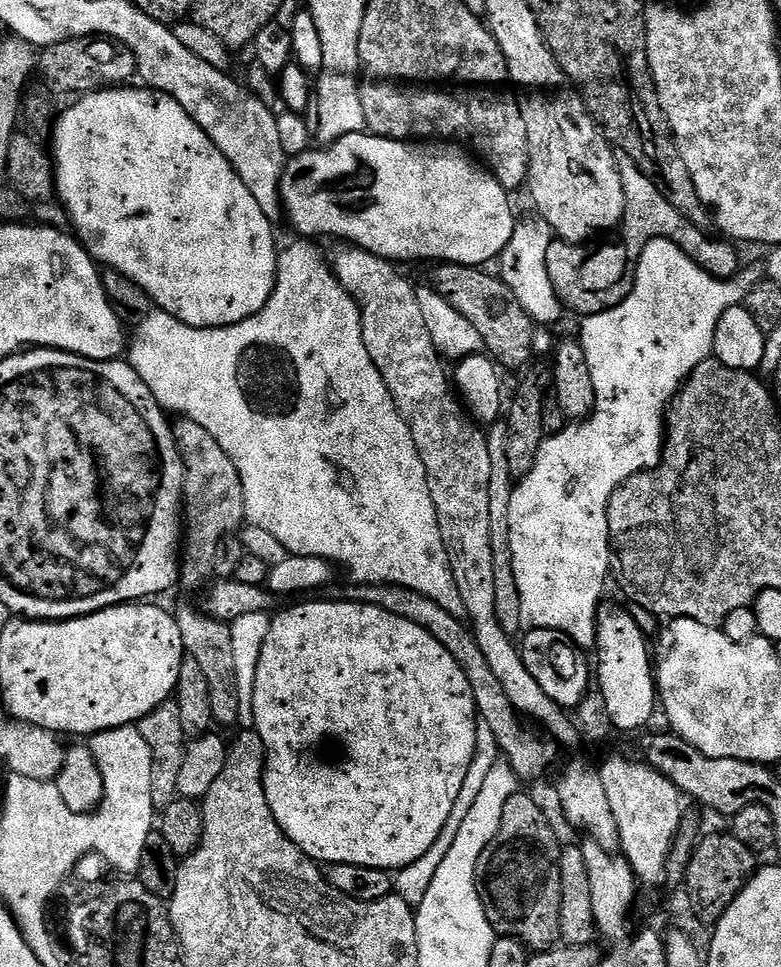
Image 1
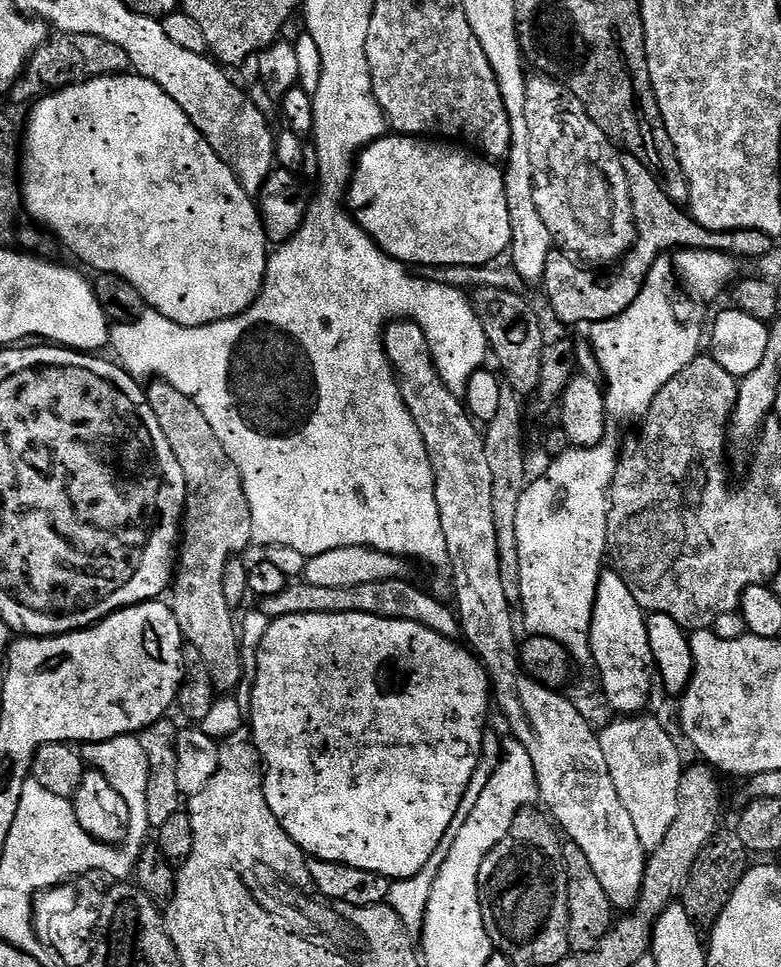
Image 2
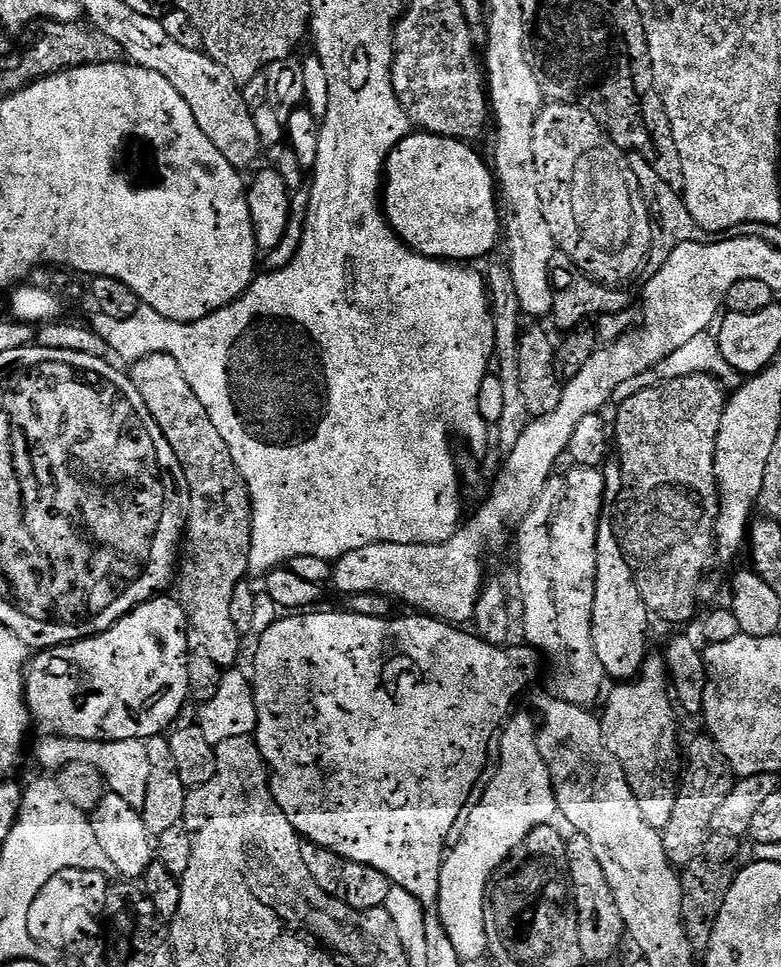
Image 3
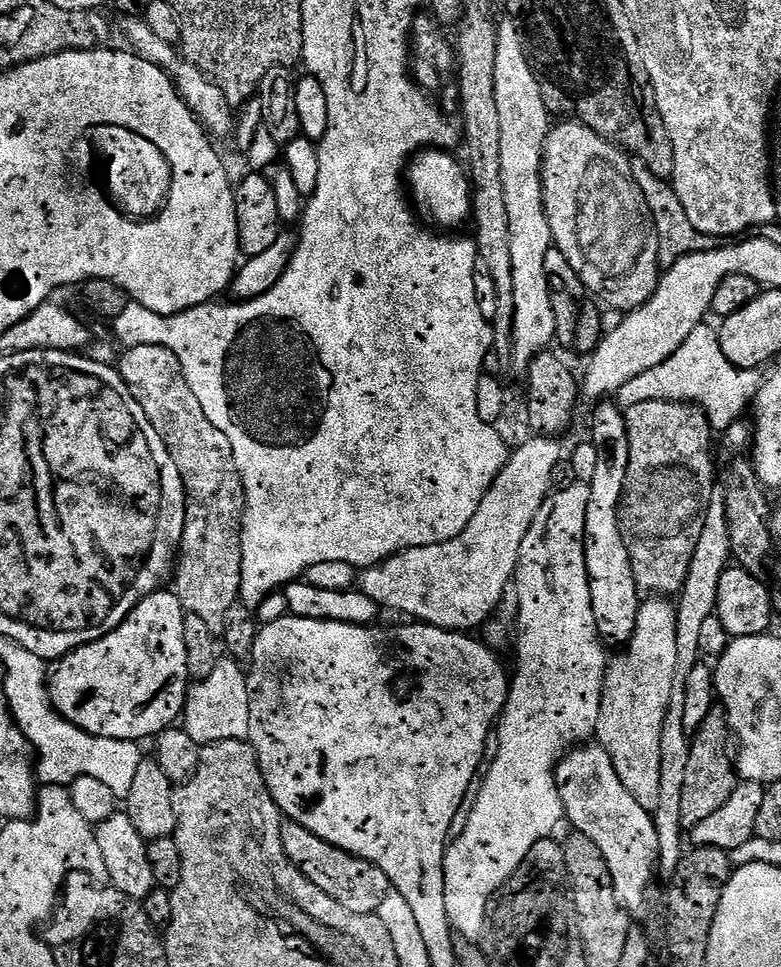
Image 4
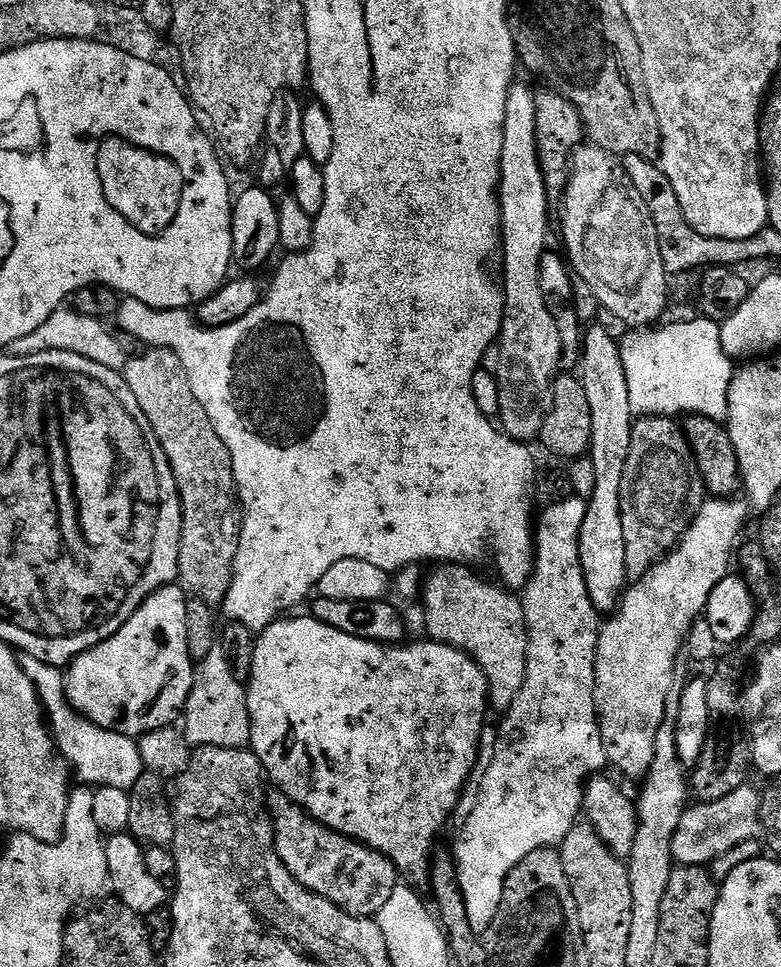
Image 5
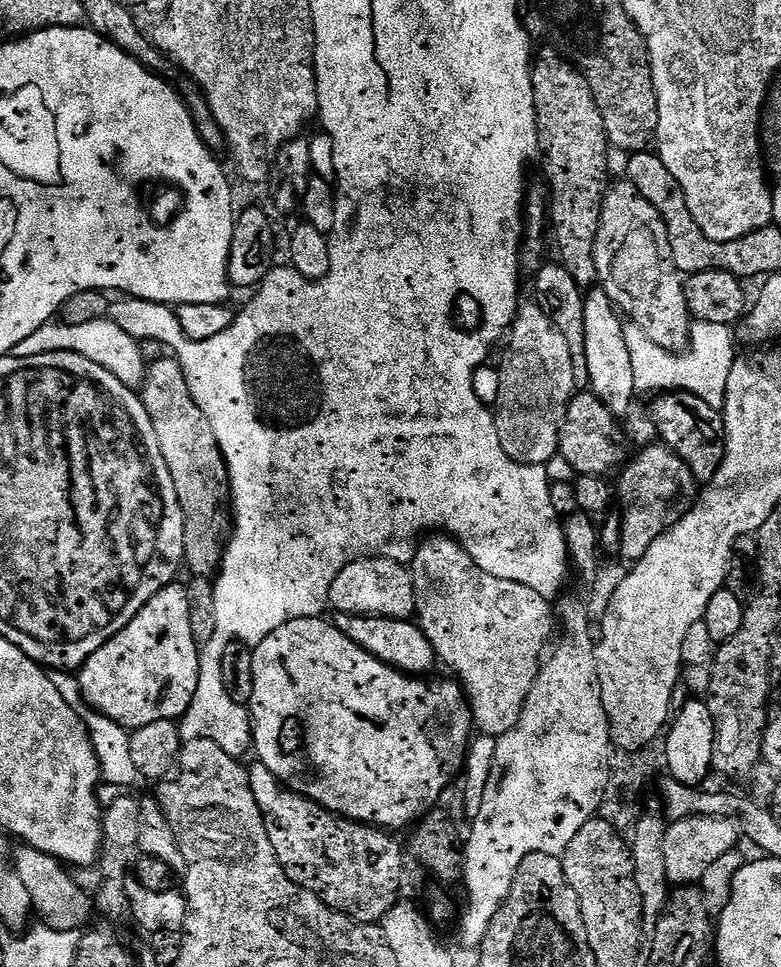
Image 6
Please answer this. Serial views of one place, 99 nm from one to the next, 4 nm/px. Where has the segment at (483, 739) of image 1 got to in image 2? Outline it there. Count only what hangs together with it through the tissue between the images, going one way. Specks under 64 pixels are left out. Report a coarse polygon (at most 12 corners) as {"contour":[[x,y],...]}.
{"contour":[[485,731],[478,770],[430,862],[394,880],[386,903],[413,938],[424,931],[434,878],[500,765],[502,736]]}

